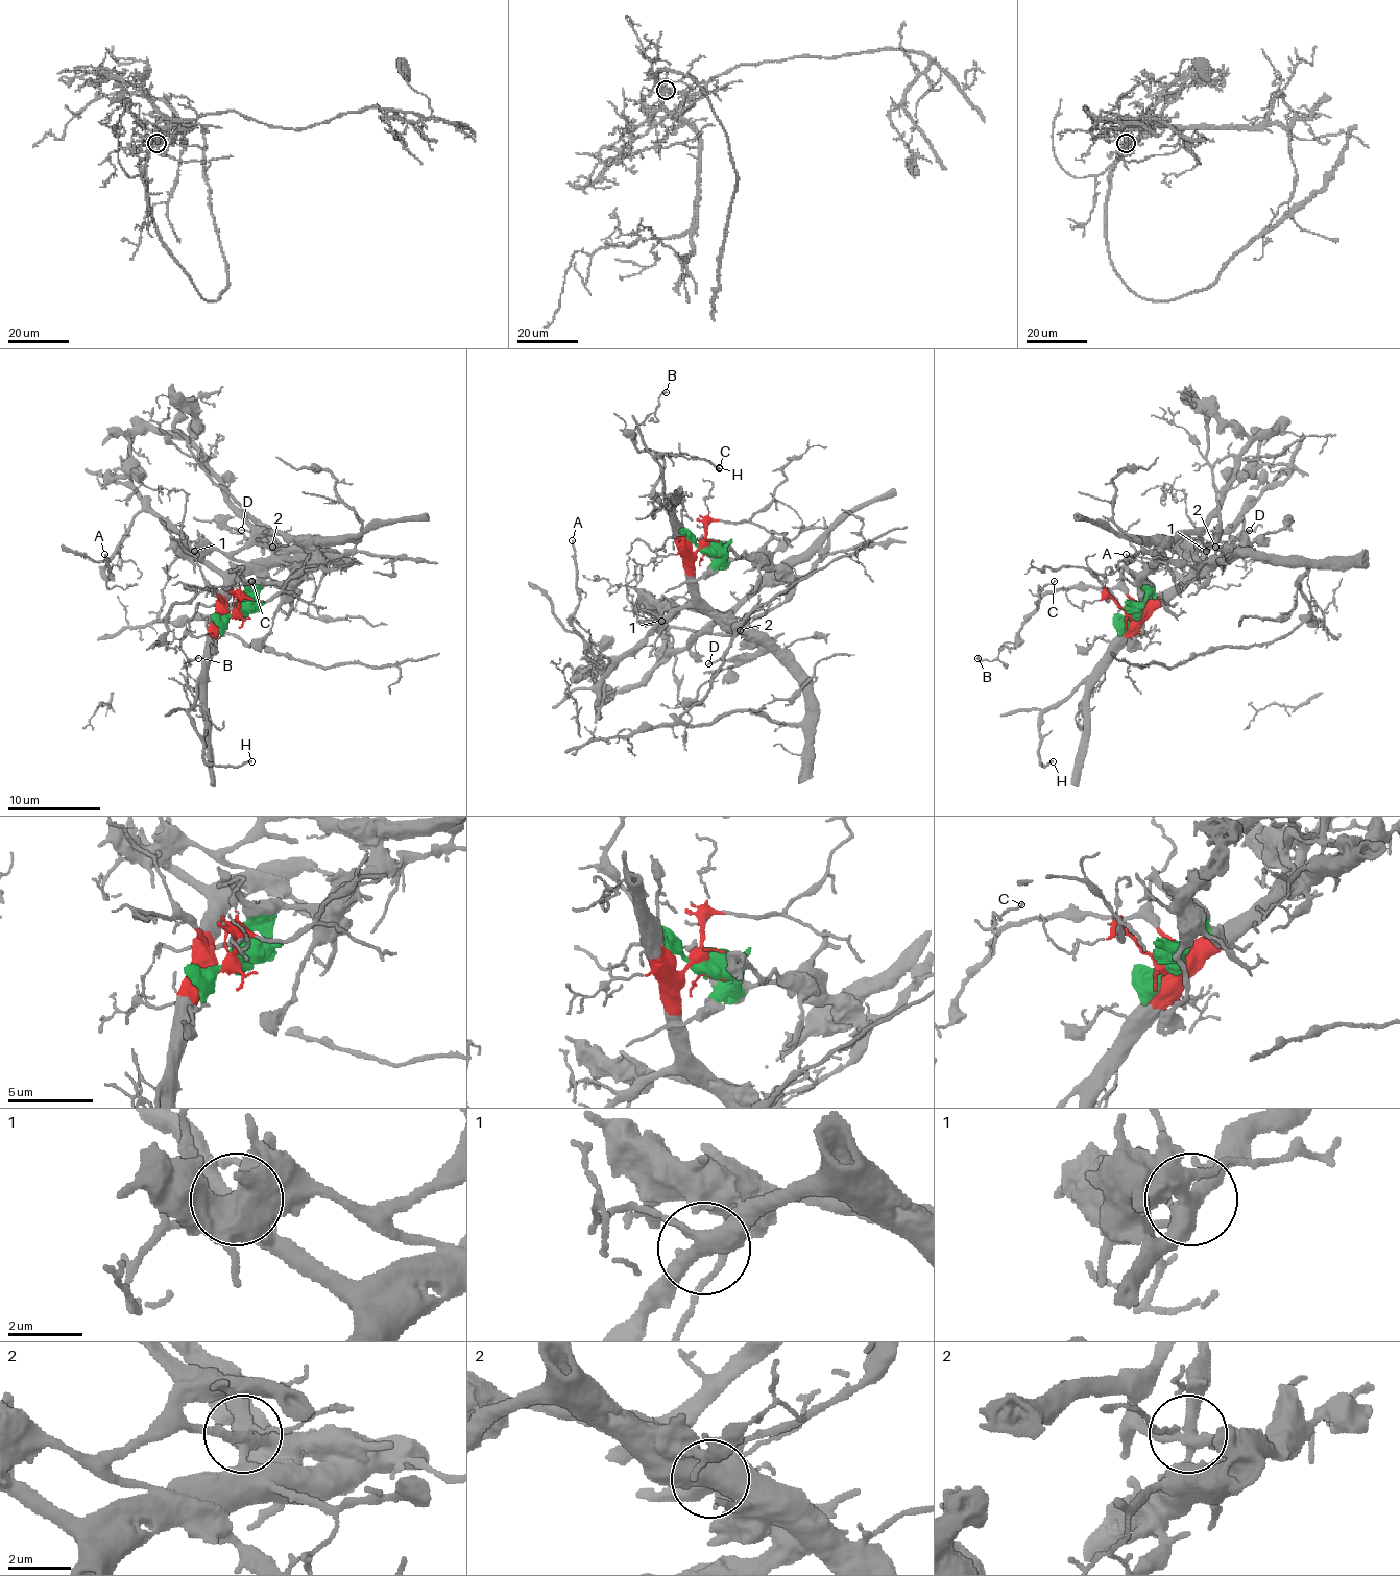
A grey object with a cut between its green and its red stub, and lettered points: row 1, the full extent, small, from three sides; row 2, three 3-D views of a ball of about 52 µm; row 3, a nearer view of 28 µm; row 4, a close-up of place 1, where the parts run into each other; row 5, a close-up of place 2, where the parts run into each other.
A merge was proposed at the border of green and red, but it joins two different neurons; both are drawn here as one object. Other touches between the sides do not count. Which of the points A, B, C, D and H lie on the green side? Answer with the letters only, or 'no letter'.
D

